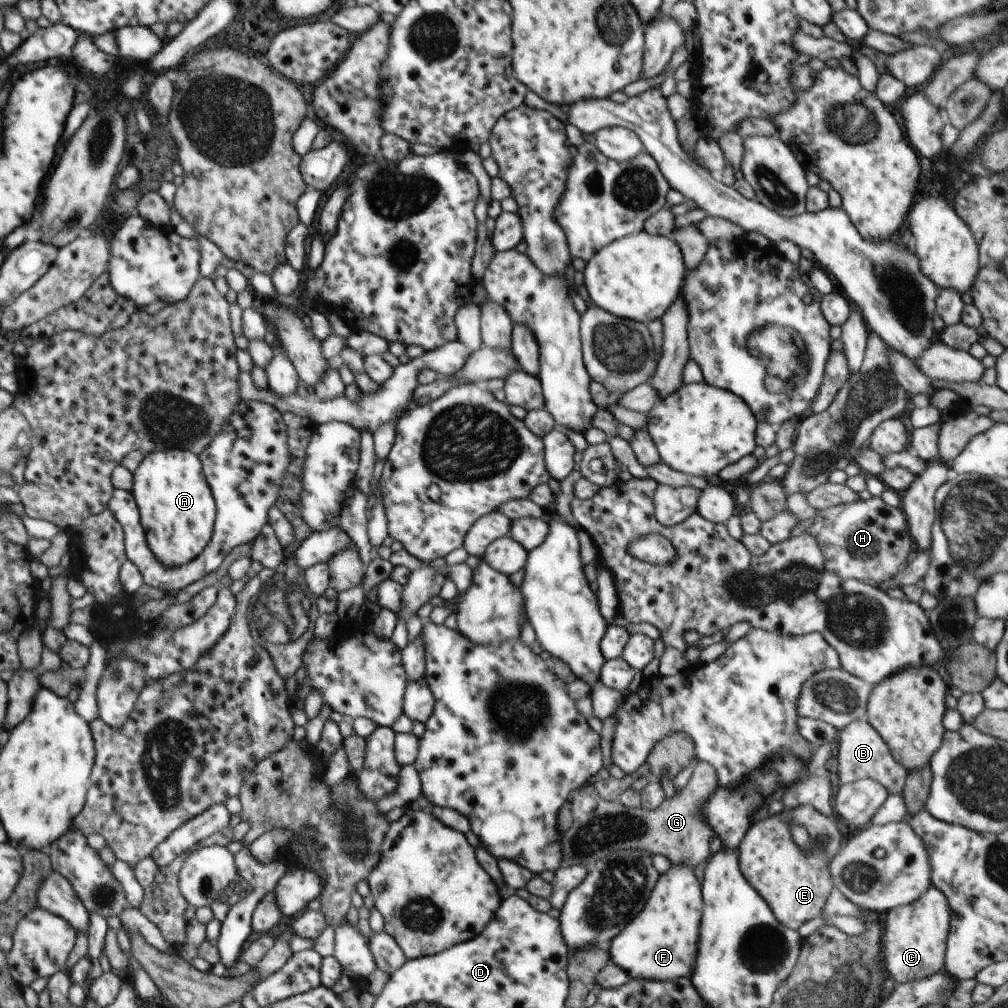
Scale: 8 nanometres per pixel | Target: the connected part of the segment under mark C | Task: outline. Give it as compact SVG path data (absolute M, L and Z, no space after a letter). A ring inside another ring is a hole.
M931 886L915 903L893 908L885 915L881 944L888 977L898 984L919 981L944 971L951 908L941 890Z

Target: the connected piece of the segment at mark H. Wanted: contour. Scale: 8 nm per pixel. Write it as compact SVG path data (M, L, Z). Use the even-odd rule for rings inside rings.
M880 497L860 499L853 503L820 509L816 511L812 524L805 532L816 539L824 559L824 568L841 579L858 578L858 580L874 580L874 584L878 582L891 584L891 578L904 568L915 552L905 513L899 508L886 504Z

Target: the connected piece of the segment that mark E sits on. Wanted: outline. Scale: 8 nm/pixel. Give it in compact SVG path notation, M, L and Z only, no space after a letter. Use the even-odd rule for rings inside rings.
M802 805L752 822L737 848L739 867L774 916L784 926L797 931L804 922L823 914L833 887L829 864L839 852L840 844L842 836L836 820L824 816L813 806ZM791 823L803 826L808 831L810 840L807 852L793 841Z

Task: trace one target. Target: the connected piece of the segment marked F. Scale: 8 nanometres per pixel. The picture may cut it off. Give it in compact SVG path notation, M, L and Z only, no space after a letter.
M676 863L668 872L661 874L644 908L625 926L616 938L608 944L610 960L625 970L632 979L649 981L675 981L677 978L691 978L699 952L700 925L703 896L694 871L686 864Z

